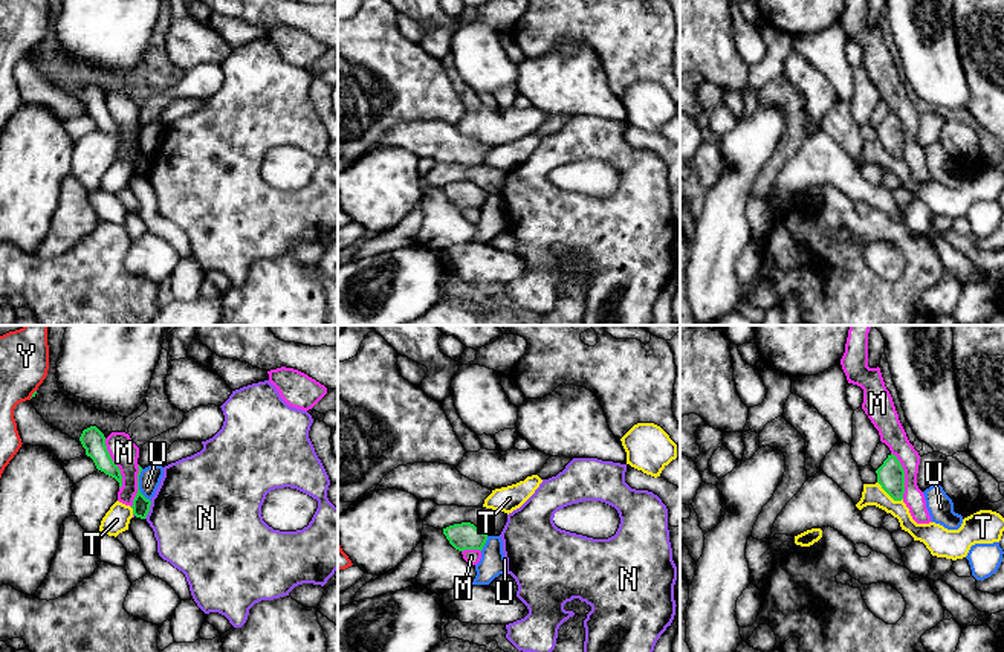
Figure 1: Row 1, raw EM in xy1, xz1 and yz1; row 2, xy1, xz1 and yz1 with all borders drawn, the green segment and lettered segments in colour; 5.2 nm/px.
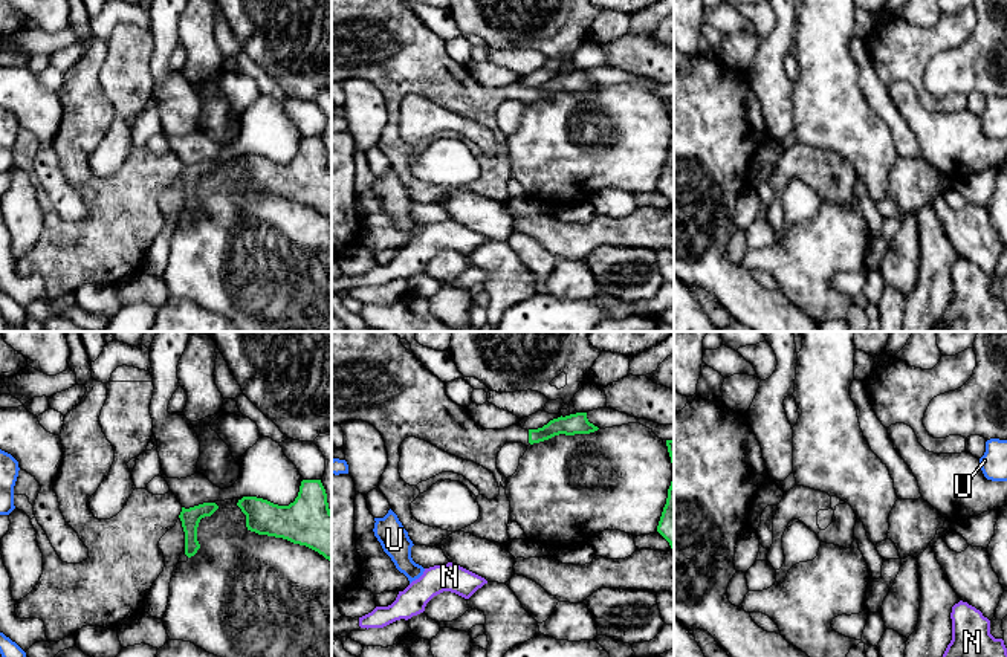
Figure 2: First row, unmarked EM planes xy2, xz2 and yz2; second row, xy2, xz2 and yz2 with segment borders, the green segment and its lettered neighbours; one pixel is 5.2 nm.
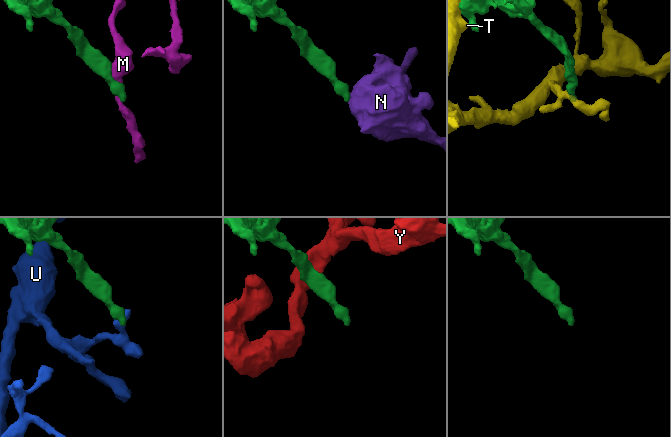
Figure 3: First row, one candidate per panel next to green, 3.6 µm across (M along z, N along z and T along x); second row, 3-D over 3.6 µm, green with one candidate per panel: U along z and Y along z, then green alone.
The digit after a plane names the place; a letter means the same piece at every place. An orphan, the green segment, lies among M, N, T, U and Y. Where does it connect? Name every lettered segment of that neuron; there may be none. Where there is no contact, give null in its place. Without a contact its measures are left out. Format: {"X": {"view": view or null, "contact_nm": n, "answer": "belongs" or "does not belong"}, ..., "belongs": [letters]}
{"M": {"view": "xy1", "contact_nm": 280, "answer": "does not belong"}, "N": {"view": "xy1", "contact_nm": 100, "answer": "does not belong"}, "T": {"view": "yz1", "contact_nm": 170, "answer": "does not belong"}, "U": {"view": "xy1", "contact_nm": 180, "answer": "does not belong"}, "Y": {"view": "xy1", "contact_nm": 60, "answer": "does not belong"}, "belongs": []}

